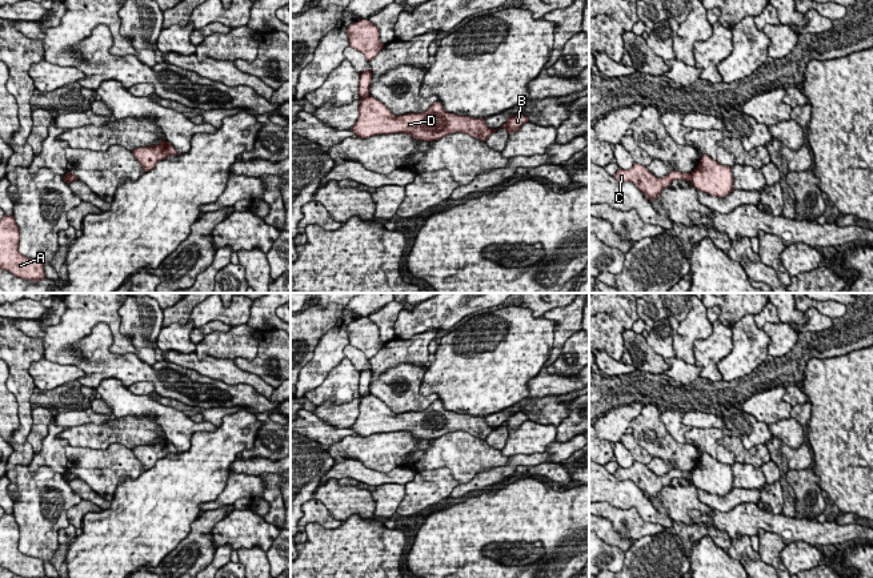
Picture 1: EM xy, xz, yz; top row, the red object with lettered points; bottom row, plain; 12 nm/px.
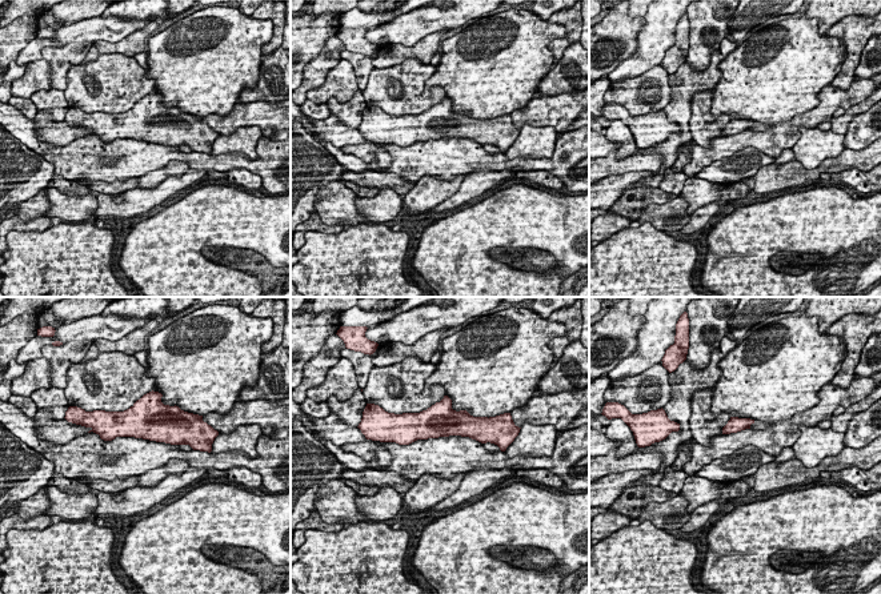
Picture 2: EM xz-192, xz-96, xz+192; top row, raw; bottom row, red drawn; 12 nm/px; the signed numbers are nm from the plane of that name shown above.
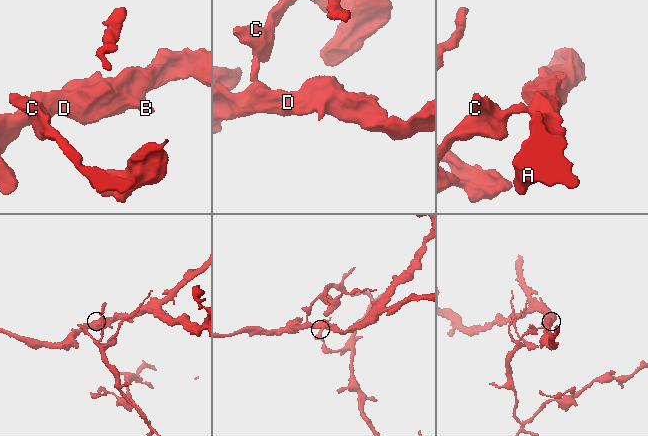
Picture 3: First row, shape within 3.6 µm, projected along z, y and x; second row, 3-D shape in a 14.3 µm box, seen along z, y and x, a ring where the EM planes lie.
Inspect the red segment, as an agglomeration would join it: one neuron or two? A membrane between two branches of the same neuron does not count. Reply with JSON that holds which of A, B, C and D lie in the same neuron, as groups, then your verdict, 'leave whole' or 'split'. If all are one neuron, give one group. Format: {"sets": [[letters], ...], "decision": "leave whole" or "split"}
{"sets": [["A", "B", "D"], ["C"]], "decision": "split"}

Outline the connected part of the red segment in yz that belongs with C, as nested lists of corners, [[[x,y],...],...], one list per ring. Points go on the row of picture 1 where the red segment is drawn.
[[[636,162],[630,169],[620,168],[614,174],[614,178],[618,182],[633,182],[650,202],[653,200],[658,200],[661,190],[670,186],[672,181],[685,180],[692,182],[690,173],[680,173],[677,170],[672,170],[661,178],[656,178],[644,165]]]

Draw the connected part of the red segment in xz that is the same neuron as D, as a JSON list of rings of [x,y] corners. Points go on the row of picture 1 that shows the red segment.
[[[368,96],[361,99],[359,119],[351,128],[360,139],[375,135],[408,133],[416,140],[433,141],[454,132],[462,132],[481,141],[501,129],[492,129],[484,119],[449,113],[440,101],[423,113],[396,116],[381,101]]]

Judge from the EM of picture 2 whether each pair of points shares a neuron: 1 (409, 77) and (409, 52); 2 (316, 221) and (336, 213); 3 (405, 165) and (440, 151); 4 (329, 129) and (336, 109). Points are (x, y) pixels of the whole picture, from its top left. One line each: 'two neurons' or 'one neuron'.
1: two neurons
2: two neurons
3: one neuron
4: two neurons

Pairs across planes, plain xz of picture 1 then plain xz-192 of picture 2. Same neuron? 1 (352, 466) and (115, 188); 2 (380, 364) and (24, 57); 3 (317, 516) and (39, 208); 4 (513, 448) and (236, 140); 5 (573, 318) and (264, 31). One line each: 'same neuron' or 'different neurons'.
1: same neuron
2: different neurons
3: different neurons
4: same neuron
5: different neurons

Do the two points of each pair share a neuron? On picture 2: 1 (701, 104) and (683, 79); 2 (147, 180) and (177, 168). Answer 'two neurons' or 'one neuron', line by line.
1: two neurons
2: one neuron

